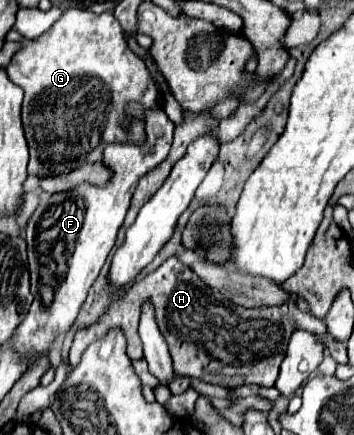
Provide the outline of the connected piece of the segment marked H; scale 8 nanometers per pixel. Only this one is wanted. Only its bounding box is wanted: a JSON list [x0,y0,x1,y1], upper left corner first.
[69,256,327,386]

